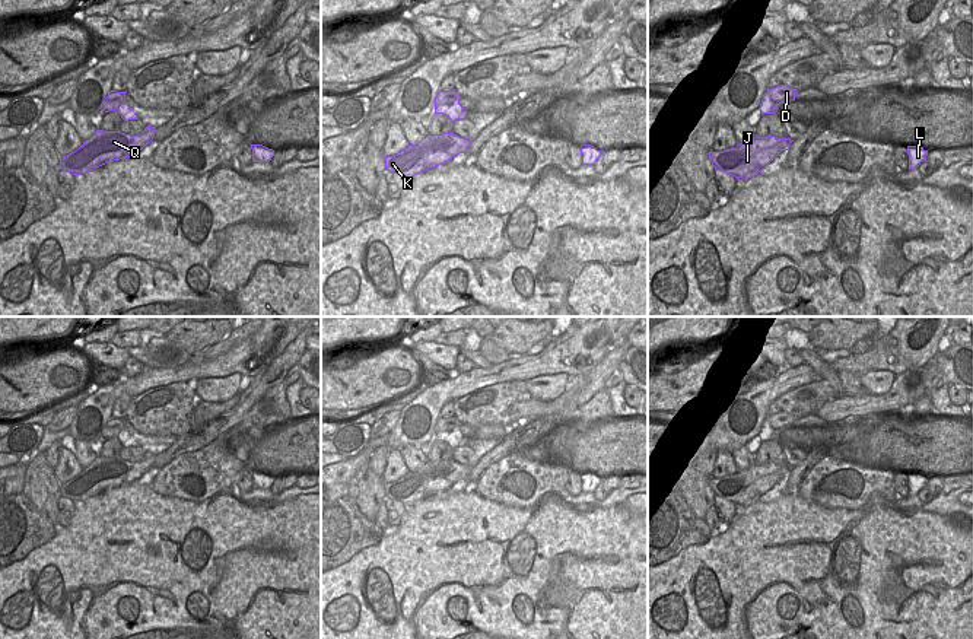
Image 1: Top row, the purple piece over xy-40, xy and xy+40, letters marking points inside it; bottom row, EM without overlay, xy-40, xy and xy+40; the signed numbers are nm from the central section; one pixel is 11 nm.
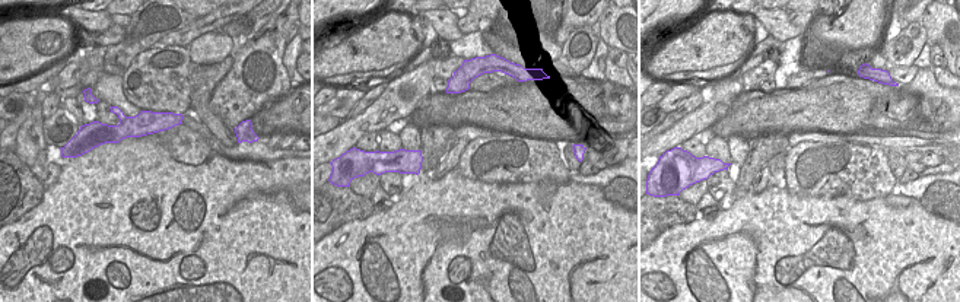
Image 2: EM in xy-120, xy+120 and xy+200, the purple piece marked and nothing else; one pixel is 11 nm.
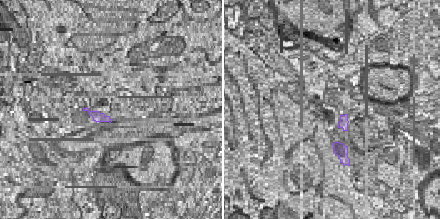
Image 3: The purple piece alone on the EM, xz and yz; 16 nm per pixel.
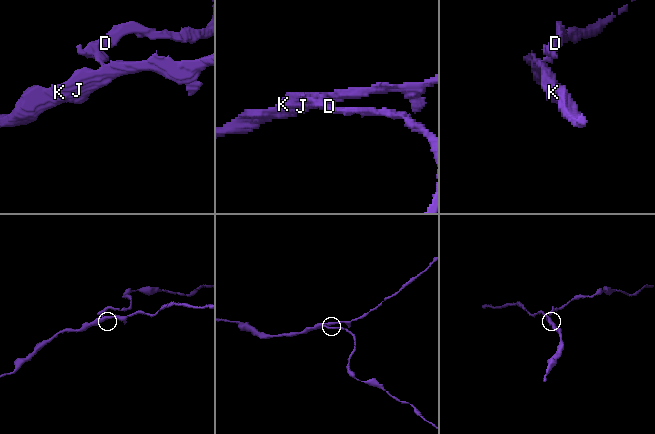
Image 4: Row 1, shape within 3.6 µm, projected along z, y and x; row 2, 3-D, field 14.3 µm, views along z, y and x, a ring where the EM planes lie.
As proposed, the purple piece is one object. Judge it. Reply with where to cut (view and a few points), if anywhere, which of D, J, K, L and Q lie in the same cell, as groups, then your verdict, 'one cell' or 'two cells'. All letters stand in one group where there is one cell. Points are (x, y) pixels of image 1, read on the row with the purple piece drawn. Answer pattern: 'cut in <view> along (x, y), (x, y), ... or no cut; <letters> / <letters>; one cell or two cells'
cut in xy along (458, 99), (435, 108); D / J K L Q; two cells

